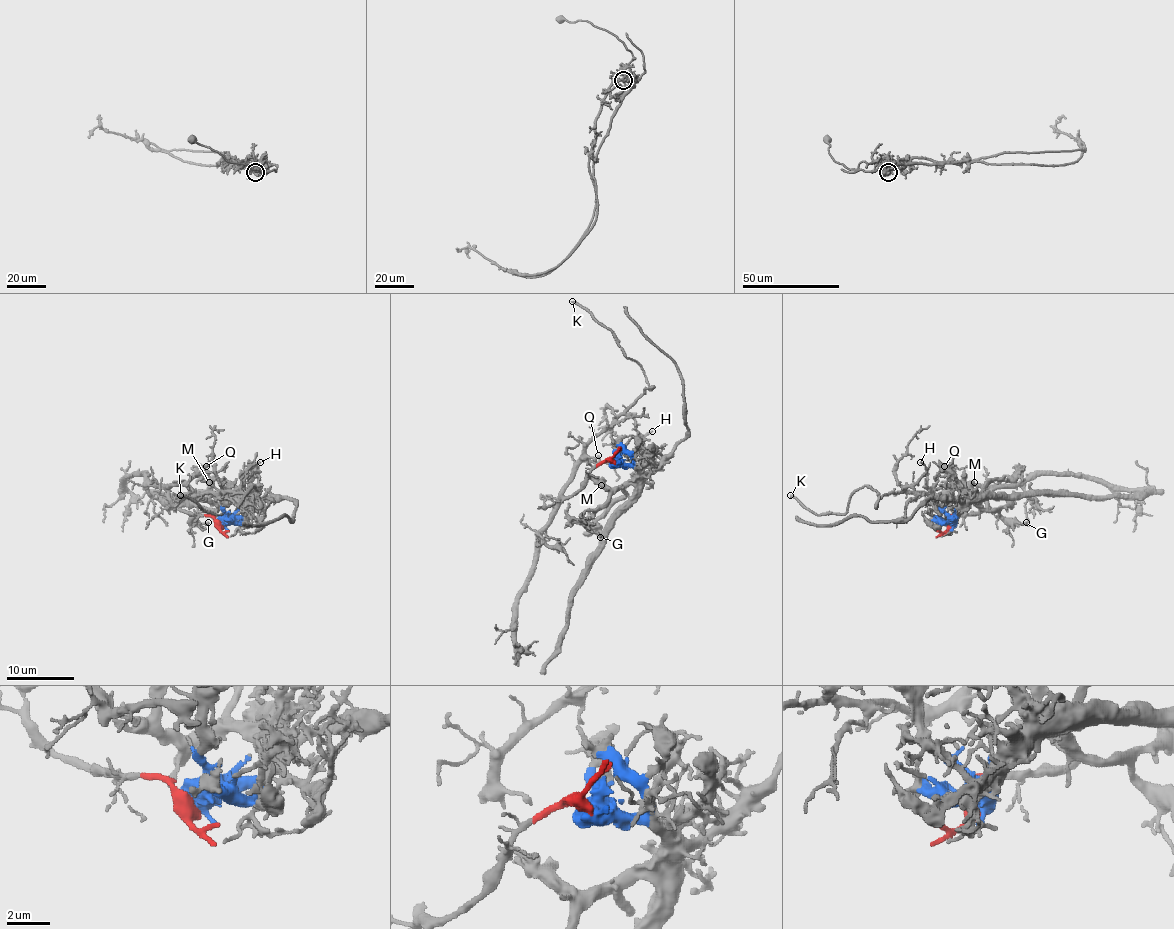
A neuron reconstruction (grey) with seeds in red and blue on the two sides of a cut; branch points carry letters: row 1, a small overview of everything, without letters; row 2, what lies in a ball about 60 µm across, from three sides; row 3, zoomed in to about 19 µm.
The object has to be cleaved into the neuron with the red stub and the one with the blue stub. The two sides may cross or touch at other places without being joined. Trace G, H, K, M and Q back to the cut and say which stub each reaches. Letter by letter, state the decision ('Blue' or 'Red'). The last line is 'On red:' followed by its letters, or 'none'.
G: Blue
H: Red
K: Red
M: Blue
Q: Red
On red: H, K, Q

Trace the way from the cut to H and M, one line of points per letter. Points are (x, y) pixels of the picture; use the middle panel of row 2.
H: (614, 461), (598, 463), (587, 482), (560, 498), (583, 448), (620, 416), (634, 419), (639, 436), (652, 431)
M: (614, 461), (630, 465), (637, 473), (627, 482), (609, 488), (602, 482), (600, 485)

